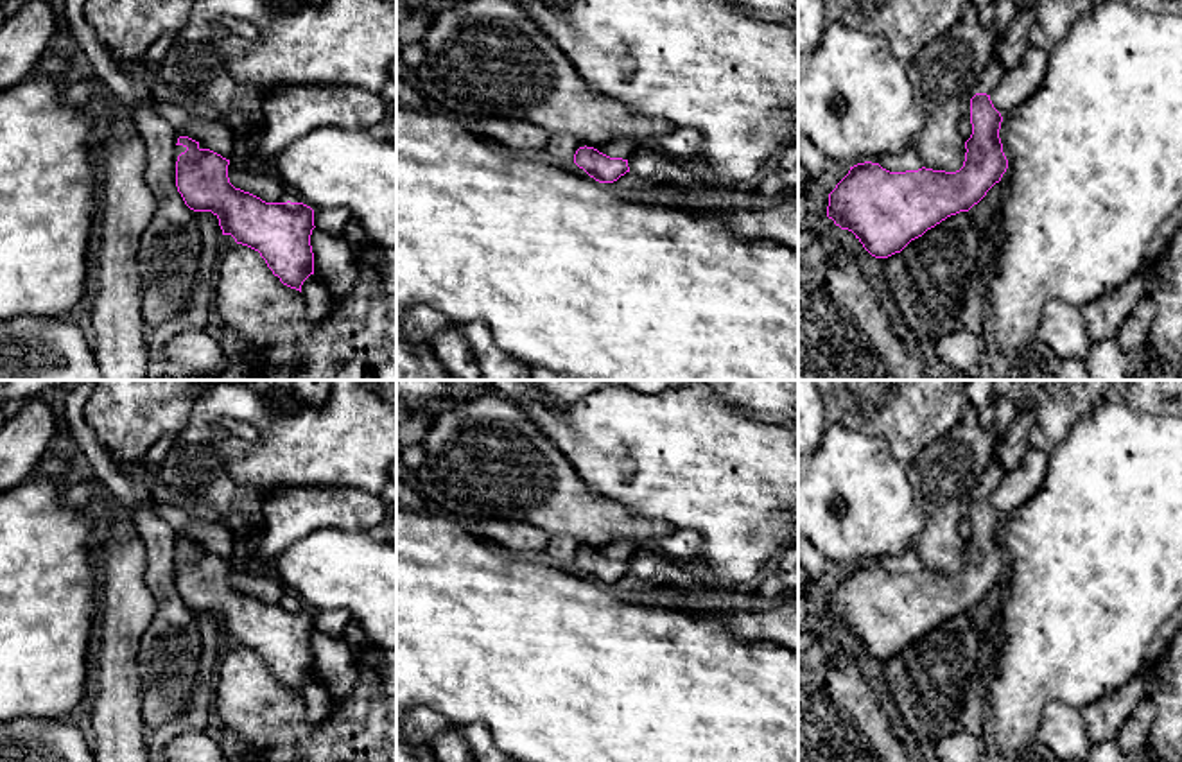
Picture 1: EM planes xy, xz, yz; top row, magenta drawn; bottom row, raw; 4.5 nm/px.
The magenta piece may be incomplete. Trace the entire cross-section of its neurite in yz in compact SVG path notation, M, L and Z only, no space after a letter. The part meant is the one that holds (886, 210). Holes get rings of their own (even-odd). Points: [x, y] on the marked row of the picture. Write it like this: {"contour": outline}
{"contour": "M990 57L970 91L972 134L960 170L890 172L879 163L857 163L829 194L827 217L852 231L872 256L888 258L947 217L978 204L1008 169L999 138L1003 117L990 100L1003 74Z"}

